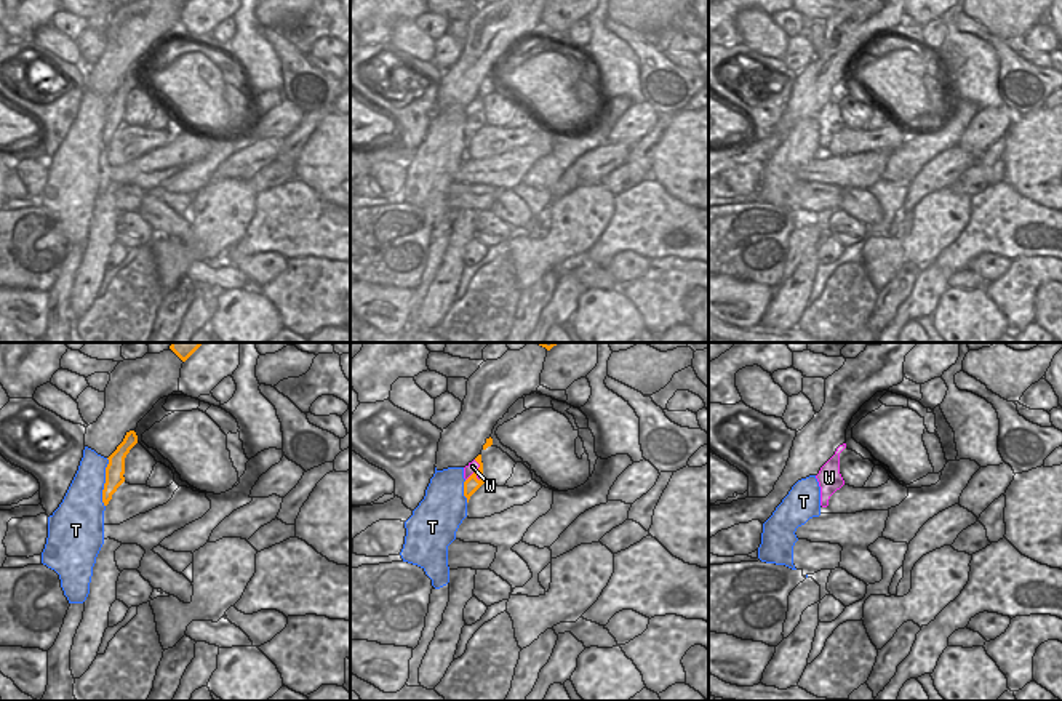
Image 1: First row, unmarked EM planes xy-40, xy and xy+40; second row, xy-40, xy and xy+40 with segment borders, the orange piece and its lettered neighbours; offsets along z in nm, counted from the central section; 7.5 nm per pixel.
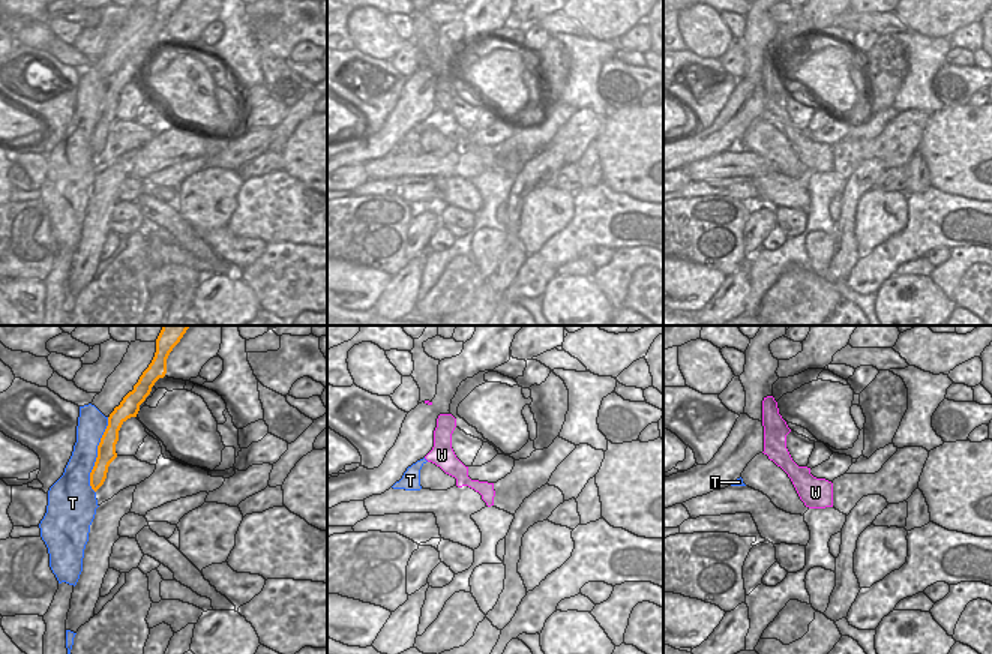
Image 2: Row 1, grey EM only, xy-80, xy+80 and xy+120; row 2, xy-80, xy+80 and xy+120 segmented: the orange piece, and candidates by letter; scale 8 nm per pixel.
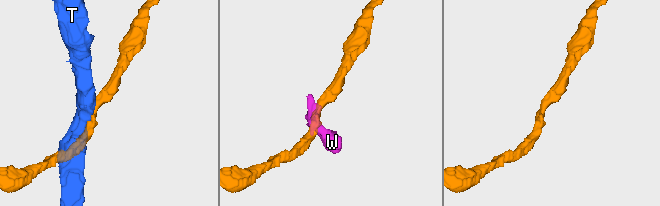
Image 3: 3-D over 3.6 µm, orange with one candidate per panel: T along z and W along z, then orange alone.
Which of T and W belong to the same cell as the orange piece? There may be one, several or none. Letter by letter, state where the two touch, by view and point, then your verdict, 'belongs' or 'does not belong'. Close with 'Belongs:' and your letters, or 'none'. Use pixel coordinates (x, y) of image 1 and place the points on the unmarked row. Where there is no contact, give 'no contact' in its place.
T: contact xy-40 (106, 124); does not belong
W: contact xy (475, 114); does not belong
Belongs: none

